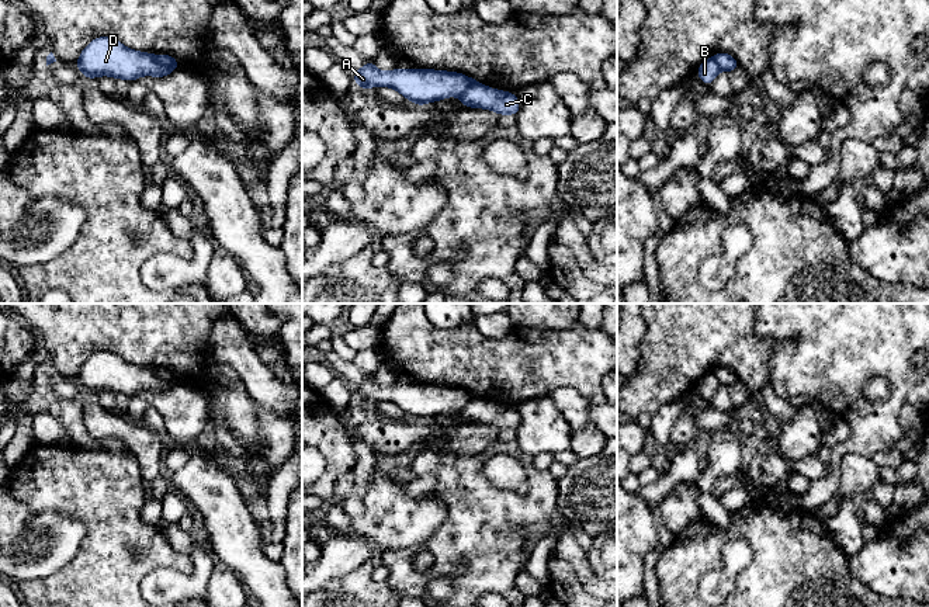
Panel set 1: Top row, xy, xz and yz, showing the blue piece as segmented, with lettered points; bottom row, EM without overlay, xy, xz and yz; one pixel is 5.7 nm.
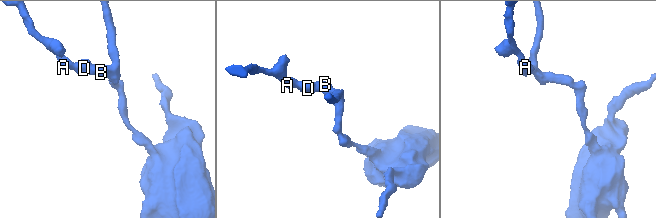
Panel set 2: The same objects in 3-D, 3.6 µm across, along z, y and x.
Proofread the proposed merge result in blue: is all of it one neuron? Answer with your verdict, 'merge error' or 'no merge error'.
merge error

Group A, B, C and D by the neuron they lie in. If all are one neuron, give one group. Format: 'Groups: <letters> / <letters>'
Groups: A B D / C

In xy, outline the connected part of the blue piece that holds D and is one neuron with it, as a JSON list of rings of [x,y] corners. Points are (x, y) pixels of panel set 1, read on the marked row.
[[[98,37],[89,42],[74,66],[86,79],[111,76],[128,81],[141,76],[164,77],[173,72],[157,63],[153,55],[129,49],[111,37]]]

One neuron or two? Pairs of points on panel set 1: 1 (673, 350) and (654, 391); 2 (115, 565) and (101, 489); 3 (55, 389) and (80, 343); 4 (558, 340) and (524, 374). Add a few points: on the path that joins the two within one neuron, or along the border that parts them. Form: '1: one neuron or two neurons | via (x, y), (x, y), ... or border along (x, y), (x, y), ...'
1: one neuron | via (673, 360), (671, 368), (658, 381)
2: one neuron | via (111, 547), (111, 507)
3: two neurons | border along (56, 374), (73, 380)
4: one neuron | via (550, 349), (533, 366)

